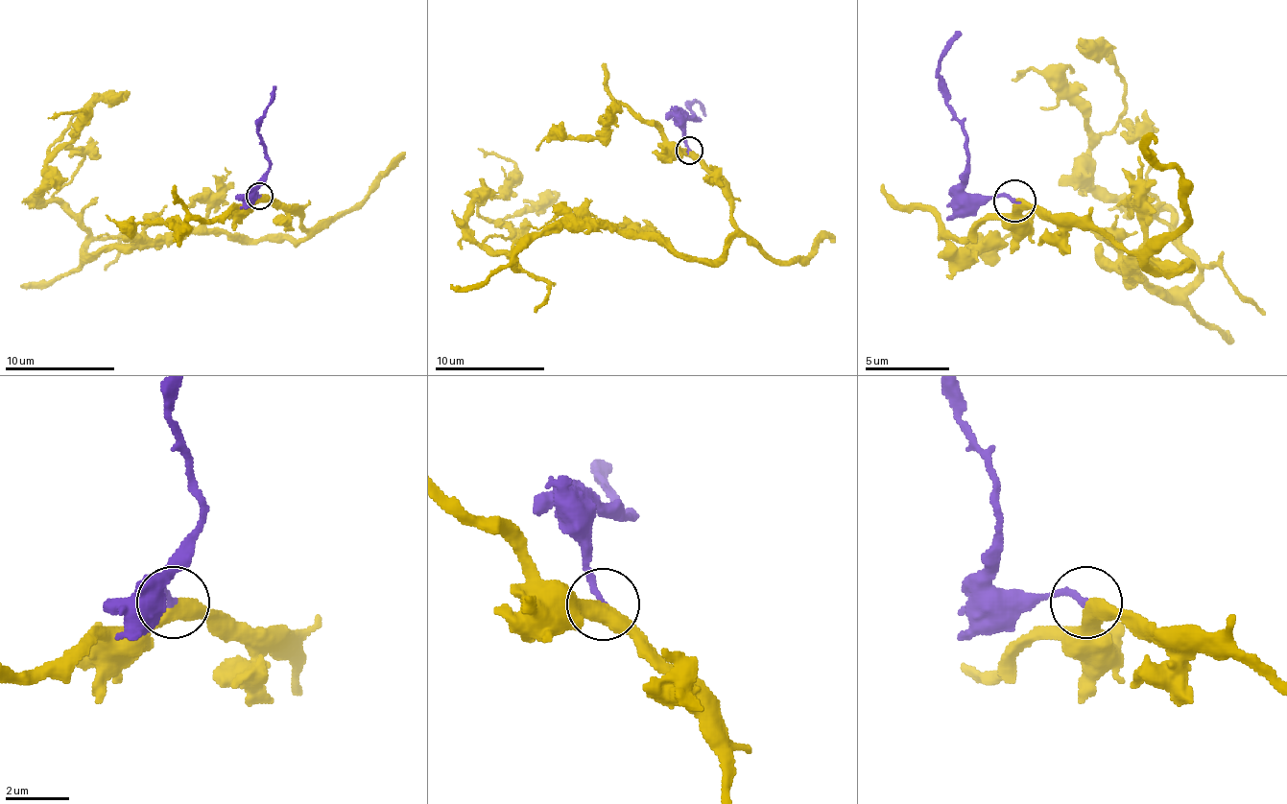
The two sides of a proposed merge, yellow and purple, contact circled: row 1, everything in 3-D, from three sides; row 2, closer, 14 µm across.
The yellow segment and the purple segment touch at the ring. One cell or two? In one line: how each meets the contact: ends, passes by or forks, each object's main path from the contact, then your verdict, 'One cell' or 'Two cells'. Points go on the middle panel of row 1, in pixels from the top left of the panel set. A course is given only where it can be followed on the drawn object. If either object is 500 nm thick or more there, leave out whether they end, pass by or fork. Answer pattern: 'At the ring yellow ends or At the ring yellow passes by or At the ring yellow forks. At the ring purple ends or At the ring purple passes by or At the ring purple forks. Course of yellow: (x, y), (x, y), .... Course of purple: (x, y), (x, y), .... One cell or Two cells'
At the ring yellow passes by. At the ring purple ends. Course of yellow: (688, 150), (729, 204), (719, 256), (543, 228), (515, 270), (472, 237), (466, 212), (513, 163), (477, 150). Course of purple: (688, 150), (686, 119), (700, 119), (688, 108), (694, 103), (705, 116). One cell

